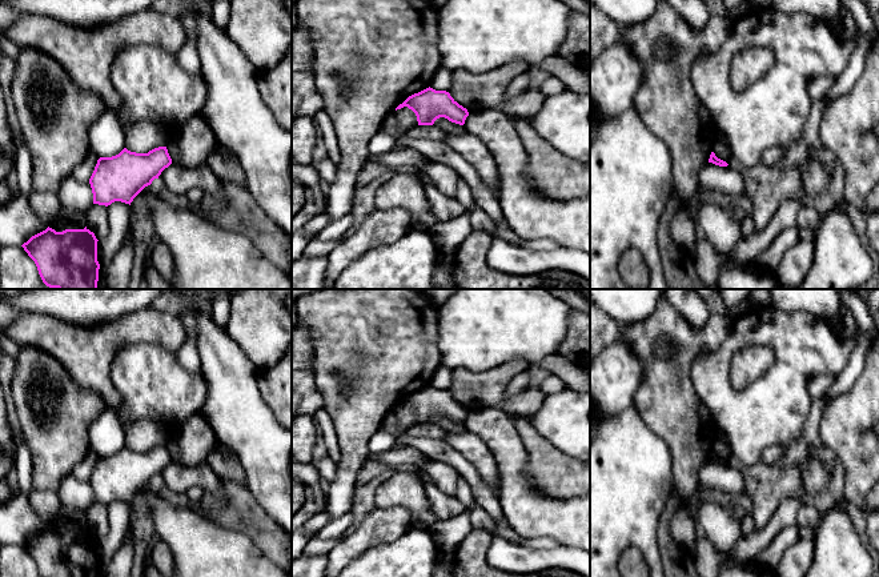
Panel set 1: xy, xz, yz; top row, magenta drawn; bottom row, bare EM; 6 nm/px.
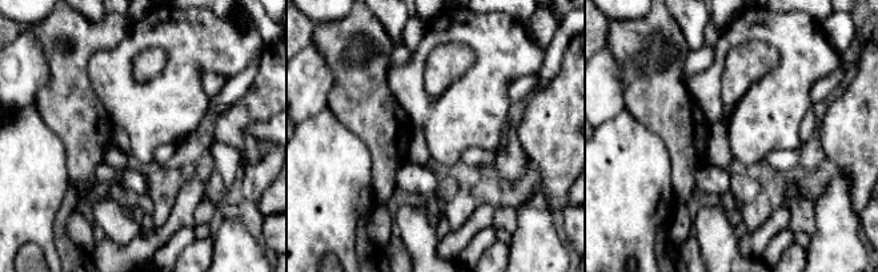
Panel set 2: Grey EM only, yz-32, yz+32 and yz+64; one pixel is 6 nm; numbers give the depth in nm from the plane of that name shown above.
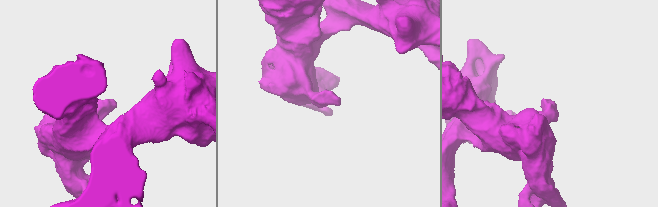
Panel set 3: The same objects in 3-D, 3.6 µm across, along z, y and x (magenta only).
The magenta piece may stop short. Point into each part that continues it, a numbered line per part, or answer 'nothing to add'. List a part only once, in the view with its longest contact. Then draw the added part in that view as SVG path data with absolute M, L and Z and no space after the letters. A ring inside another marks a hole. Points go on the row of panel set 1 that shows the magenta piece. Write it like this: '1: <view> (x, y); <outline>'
nothing to add

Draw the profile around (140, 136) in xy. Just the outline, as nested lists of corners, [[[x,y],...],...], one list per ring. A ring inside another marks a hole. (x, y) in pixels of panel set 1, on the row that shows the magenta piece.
[[[129,121],[123,128],[125,136],[125,148],[136,153],[148,153],[149,151],[166,147],[168,135],[165,129],[153,121]]]

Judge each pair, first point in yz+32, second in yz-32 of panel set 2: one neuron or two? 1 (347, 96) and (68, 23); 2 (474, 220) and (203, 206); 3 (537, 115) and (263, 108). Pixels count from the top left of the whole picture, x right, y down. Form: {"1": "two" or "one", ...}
{"1": "one", "2": "two", "3": "one"}

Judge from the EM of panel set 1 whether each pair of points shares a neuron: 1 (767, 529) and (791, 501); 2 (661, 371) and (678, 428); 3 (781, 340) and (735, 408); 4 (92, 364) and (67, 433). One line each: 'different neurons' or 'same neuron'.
1: same neuron
2: same neuron
3: same neuron
4: different neurons

